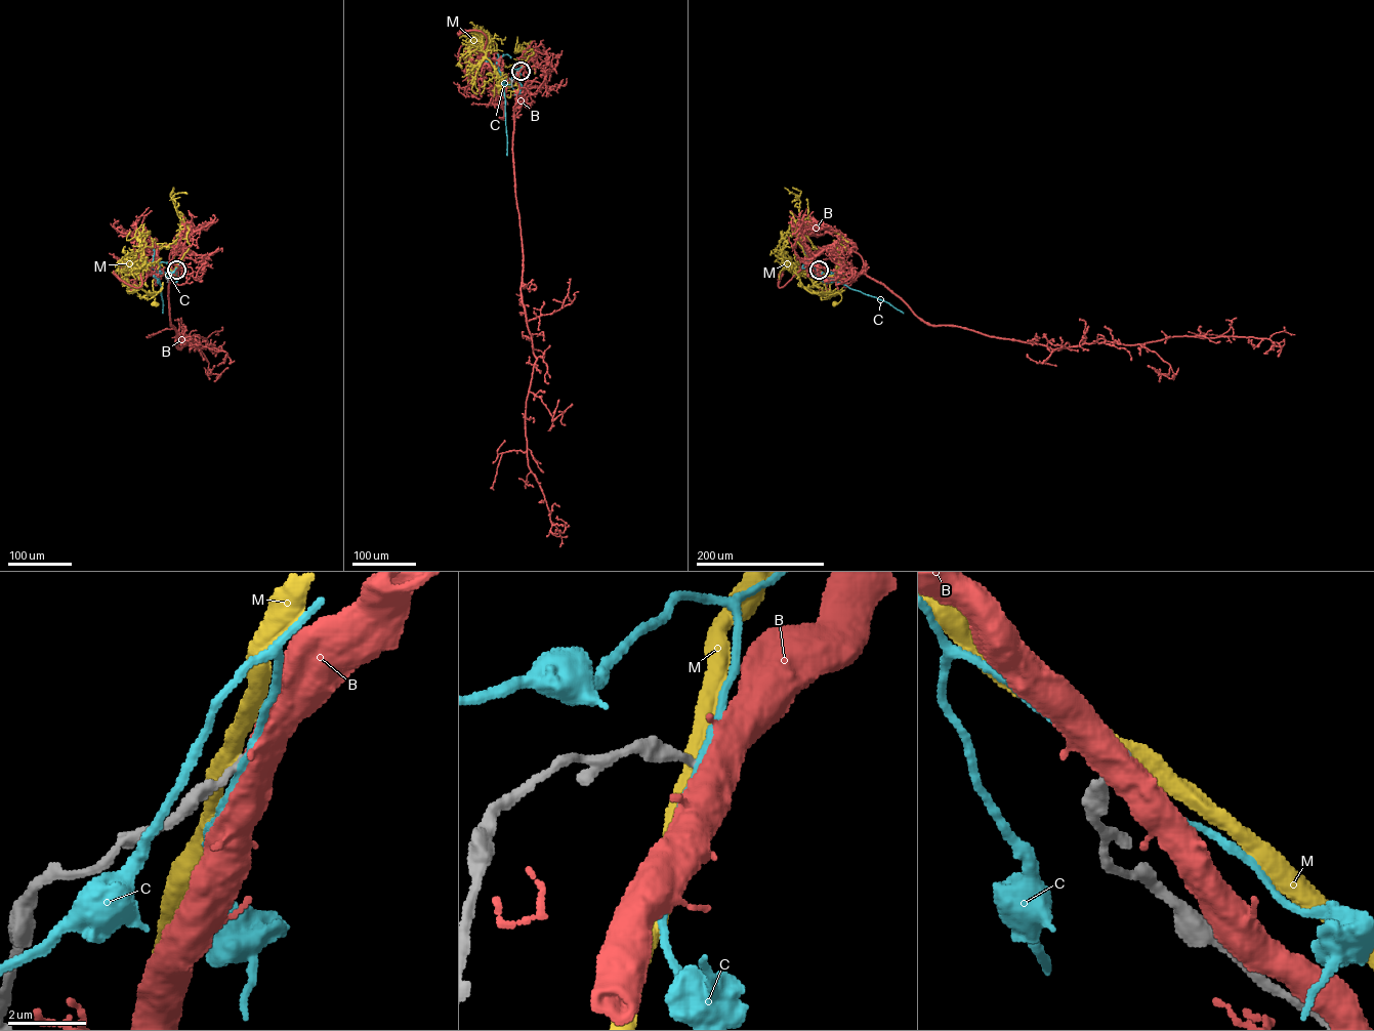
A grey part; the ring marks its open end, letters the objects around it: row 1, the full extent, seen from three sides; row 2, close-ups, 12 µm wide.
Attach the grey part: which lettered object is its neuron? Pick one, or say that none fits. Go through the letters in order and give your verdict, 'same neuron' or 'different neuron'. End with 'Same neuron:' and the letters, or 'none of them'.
B: different neuron
C: different neuron
M: different neuron
Same neuron: none of them

